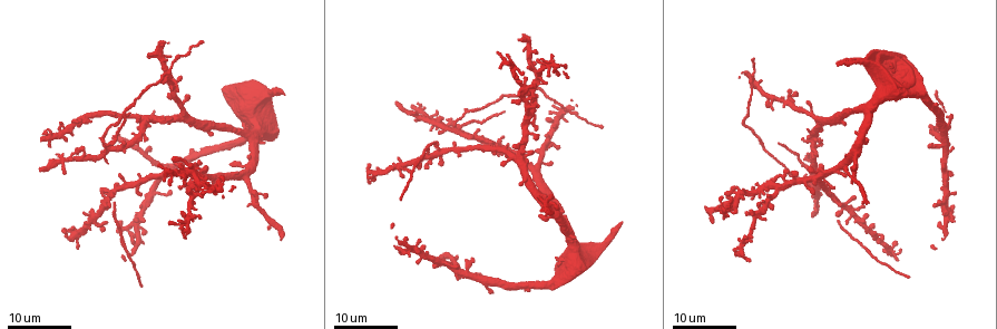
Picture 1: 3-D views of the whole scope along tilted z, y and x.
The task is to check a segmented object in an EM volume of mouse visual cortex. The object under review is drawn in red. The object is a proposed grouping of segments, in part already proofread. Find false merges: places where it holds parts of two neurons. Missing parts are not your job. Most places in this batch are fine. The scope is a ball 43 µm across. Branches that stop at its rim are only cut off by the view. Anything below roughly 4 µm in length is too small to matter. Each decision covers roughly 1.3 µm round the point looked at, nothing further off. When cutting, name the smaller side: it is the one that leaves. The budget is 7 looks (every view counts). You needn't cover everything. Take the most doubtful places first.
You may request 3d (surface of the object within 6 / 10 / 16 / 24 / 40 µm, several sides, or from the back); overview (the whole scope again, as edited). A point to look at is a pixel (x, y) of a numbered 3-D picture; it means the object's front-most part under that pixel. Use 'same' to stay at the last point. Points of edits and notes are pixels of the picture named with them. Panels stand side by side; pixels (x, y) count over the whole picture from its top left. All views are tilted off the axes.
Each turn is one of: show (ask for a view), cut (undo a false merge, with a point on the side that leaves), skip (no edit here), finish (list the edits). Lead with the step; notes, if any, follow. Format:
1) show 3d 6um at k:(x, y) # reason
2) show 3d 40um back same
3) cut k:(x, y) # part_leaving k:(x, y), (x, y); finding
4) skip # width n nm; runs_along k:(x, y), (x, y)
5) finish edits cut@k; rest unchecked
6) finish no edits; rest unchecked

show 3d 24um at 1:(458, 131) # three arms meet

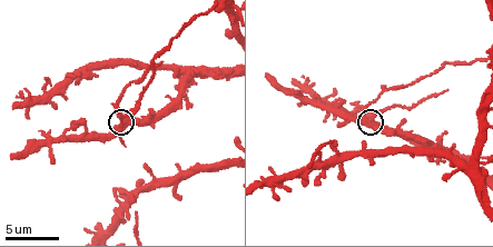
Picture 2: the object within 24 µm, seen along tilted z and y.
show 3d 6um at 2:(371, 121)

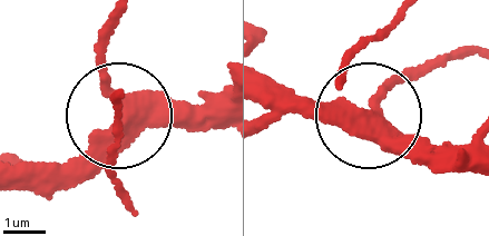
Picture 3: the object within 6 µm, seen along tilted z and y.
skip # all the same neuron

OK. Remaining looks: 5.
show 3d 24um at 1:(779, 188) # two arms in line, one across

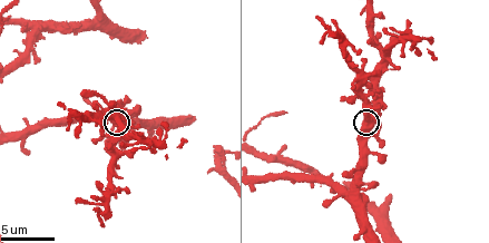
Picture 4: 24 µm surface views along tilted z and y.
show 3d 10um at 4:(370, 119)

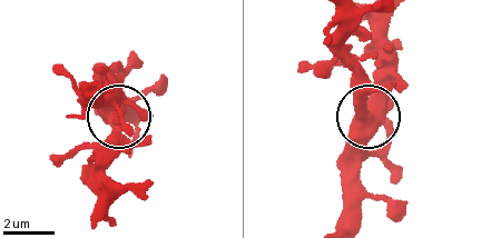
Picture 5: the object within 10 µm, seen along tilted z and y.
skip # width 470 nm; all the same neuron

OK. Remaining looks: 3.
show 3d 24um at 1:(414, 167) # calibre changes

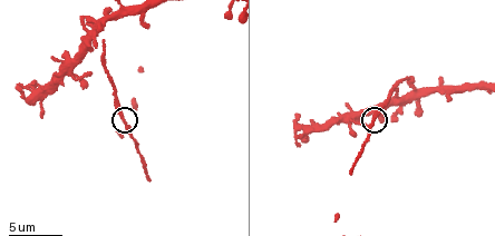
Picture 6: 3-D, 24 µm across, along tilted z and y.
show 3d 6um at 6:(122, 118)

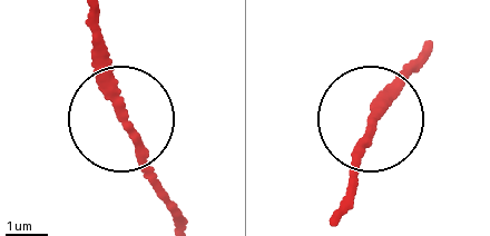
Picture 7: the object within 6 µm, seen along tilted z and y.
skip # runs_along 7:(89, 12), (173, 214); continuous, no second neuron

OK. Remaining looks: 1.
finish no edits; rest unchecked

